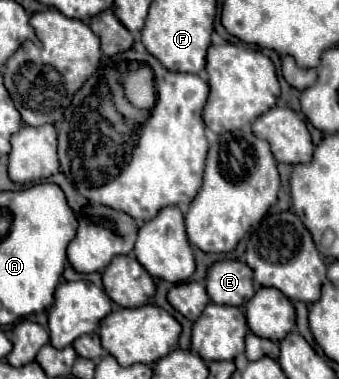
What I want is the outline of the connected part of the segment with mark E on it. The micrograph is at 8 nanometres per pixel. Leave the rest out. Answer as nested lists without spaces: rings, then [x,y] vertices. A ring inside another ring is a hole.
[[[220,260],[208,270],[206,292],[214,304],[242,308],[254,294],[252,270],[238,260]]]

